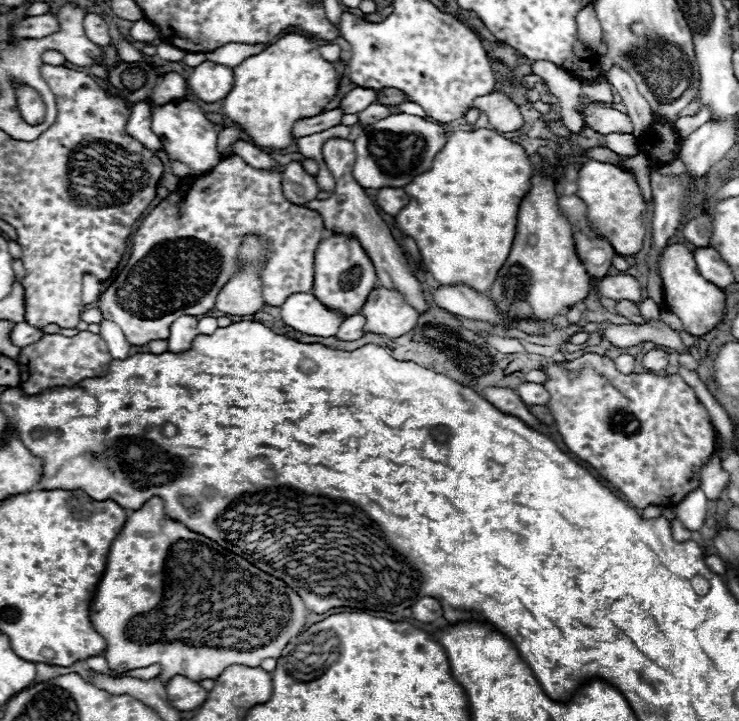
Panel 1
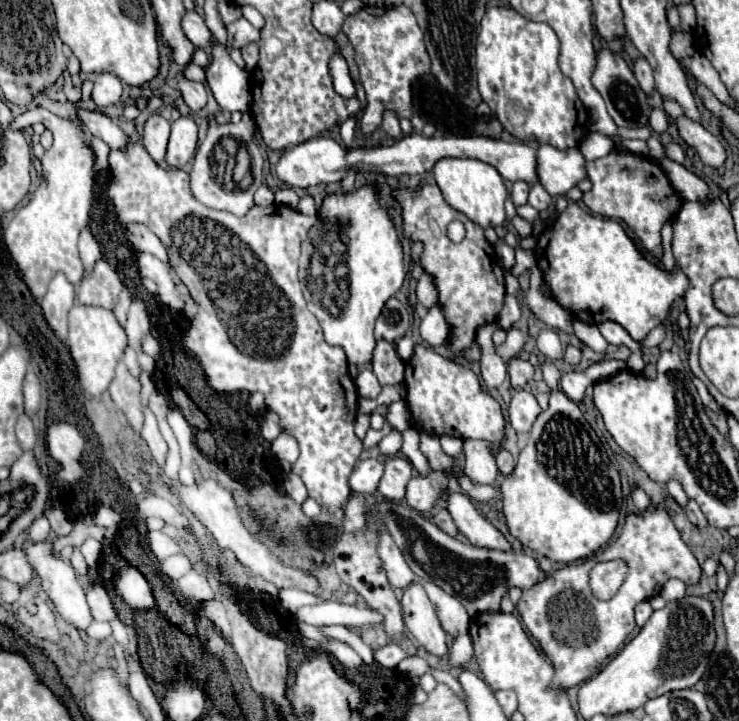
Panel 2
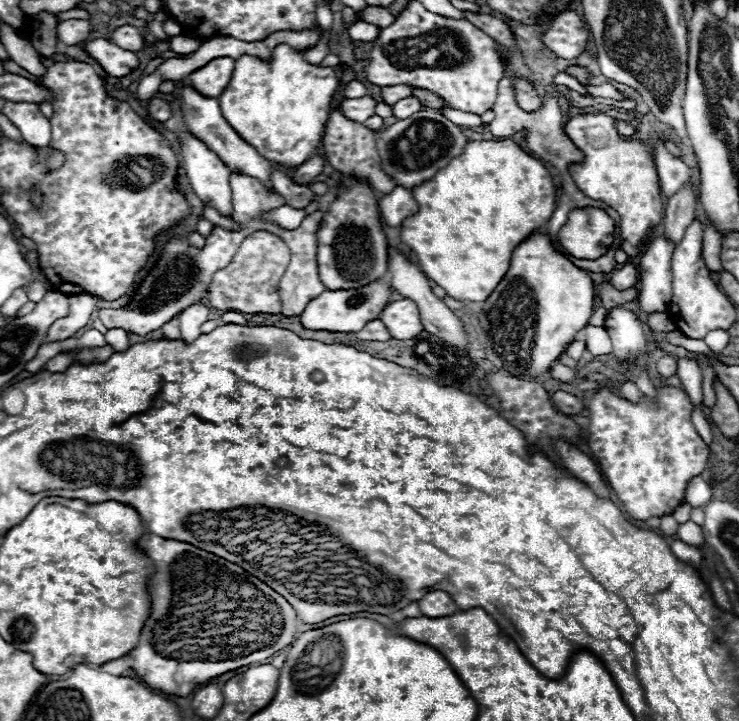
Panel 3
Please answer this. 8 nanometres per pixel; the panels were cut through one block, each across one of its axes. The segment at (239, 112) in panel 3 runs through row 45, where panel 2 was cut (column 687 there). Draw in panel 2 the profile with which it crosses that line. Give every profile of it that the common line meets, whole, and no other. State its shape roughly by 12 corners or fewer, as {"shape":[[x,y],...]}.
{"shape":[[570,202],[534,254],[552,300],[634,340],[688,278]]}

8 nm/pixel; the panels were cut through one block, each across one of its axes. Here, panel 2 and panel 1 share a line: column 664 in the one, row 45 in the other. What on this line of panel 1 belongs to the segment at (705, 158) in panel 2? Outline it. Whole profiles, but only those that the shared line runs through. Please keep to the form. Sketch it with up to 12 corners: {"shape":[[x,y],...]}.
{"shape":[[86,14],[86,36],[98,46],[110,46],[108,24],[98,14]]}

